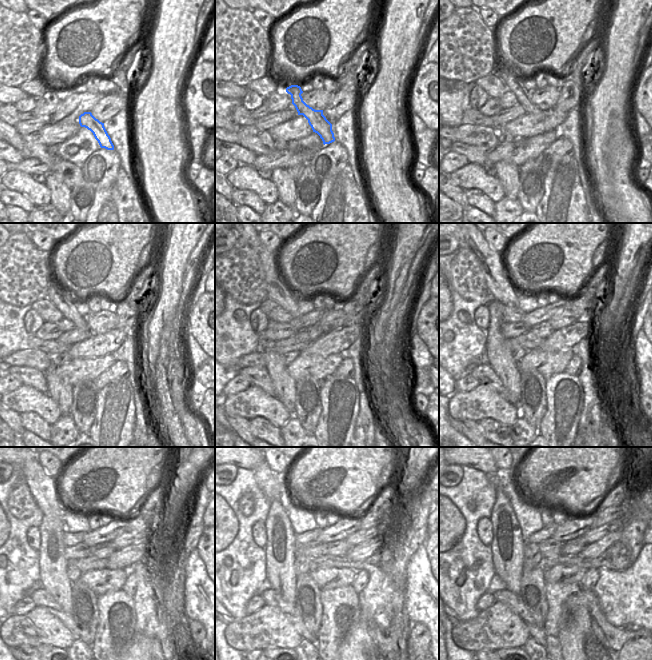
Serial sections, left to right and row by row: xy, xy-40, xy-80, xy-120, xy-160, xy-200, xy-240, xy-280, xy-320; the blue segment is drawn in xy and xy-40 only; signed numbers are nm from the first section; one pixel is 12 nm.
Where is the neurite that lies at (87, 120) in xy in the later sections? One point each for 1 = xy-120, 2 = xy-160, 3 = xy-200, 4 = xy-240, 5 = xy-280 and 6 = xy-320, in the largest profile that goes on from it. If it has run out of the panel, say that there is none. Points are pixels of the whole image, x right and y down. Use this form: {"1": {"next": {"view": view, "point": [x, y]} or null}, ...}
{"1": {"next": {"view": "xy-120", "point": [55, 294]}}, "2": {"next": {"view": "xy-160", "point": [278, 291]}}, "3": {"next": {"view": "xy-200", "point": [499, 285]}}, "4": {"next": {"view": "xy-240", "point": [43, 487]}}, "5": {"next": {"view": "xy-280", "point": [268, 481]}}, "6": {"next": {"view": "xy-320", "point": [495, 478]}}}

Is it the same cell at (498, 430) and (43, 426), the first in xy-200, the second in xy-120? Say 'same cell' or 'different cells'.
same cell

